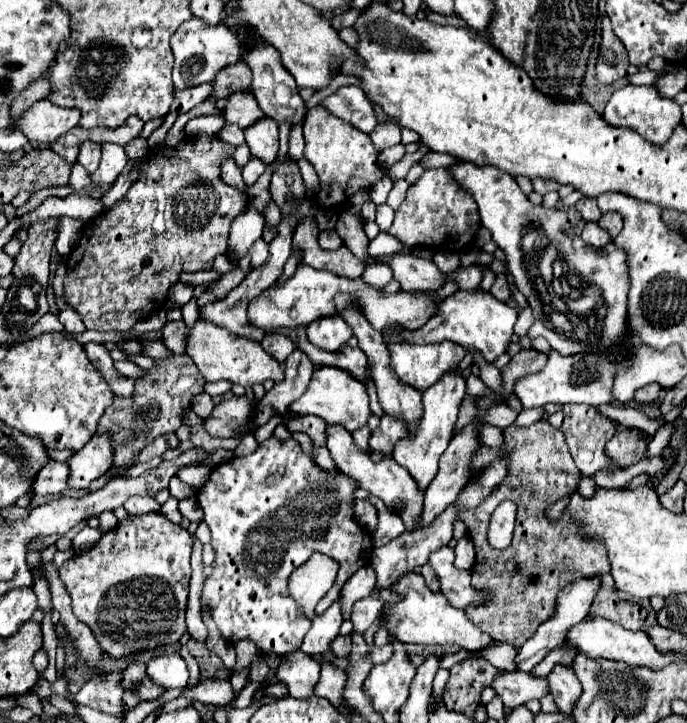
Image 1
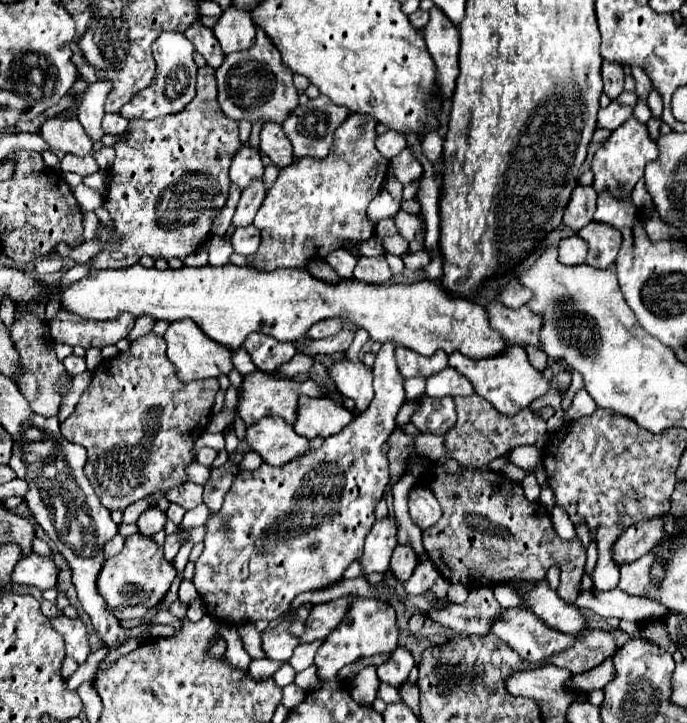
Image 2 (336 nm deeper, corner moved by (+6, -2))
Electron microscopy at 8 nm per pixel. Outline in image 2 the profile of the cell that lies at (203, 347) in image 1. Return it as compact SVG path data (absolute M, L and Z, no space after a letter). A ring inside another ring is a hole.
M180 320L172 322L164 334L166 346L168 346L168 360L176 366L178 378L182 382L190 380L206 380L206 378L218 378L220 374L228 374L232 366L232 352L224 346L218 346L212 342L192 320Z

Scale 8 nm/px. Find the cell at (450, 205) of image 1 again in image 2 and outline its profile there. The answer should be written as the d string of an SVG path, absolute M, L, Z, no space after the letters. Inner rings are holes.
M360 258L354 268L354 278L368 284L384 284L392 276L386 258Z

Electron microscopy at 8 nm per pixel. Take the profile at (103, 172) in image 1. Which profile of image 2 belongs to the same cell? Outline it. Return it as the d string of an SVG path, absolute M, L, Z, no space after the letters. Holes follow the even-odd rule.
M100 80L88 86L80 106L78 106L78 122L84 126L86 134L98 142L104 136L104 130L100 126L104 118L104 102L112 90L112 82Z

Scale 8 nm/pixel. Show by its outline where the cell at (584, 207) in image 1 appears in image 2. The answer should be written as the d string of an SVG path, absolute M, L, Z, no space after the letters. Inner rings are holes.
M576 186L570 204L564 212L564 226L578 232L592 222L596 210L596 192L592 186Z

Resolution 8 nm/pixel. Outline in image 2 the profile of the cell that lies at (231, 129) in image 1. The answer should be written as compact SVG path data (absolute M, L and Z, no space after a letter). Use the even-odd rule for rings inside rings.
M244 144L242 150L232 158L232 166L230 166L232 184L244 190L252 180L262 178L262 174L264 174L264 164L260 160L260 152Z

